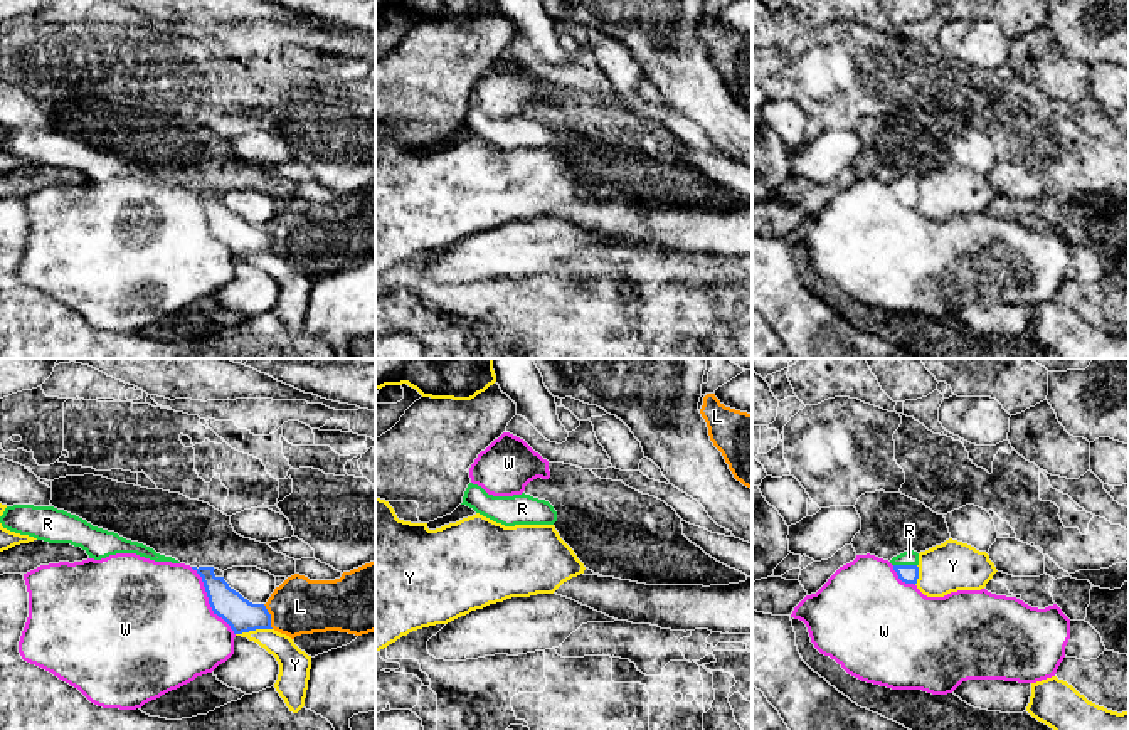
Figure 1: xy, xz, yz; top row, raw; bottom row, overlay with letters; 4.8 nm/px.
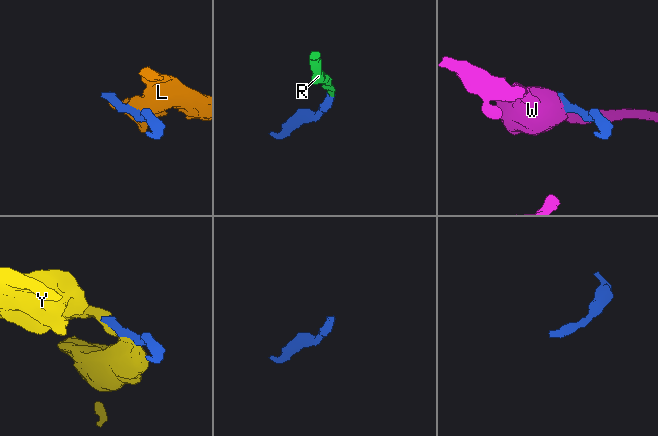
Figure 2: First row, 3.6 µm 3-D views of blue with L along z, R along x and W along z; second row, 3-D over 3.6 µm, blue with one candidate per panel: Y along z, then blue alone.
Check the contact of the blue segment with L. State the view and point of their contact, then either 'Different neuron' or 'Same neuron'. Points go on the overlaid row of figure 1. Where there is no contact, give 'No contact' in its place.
Touches blue at xy (270, 616). Different neuron

